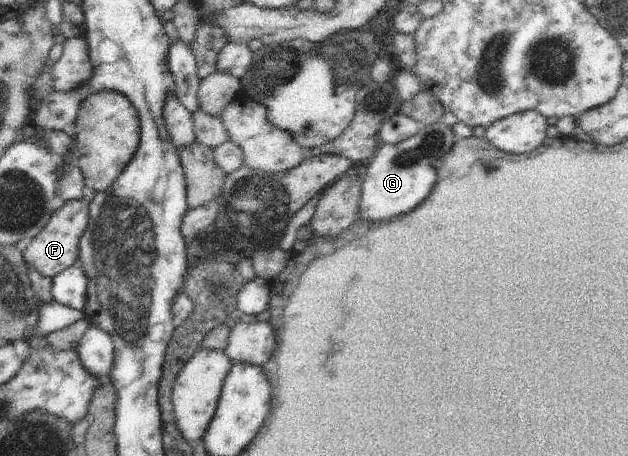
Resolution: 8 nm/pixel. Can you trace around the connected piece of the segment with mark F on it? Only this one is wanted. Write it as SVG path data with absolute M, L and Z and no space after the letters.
M88 199L72 200L56 210L42 232L36 235L23 252L23 259L27 266L48 278L54 278L69 269L79 257L79 242L89 221L89 206Z

